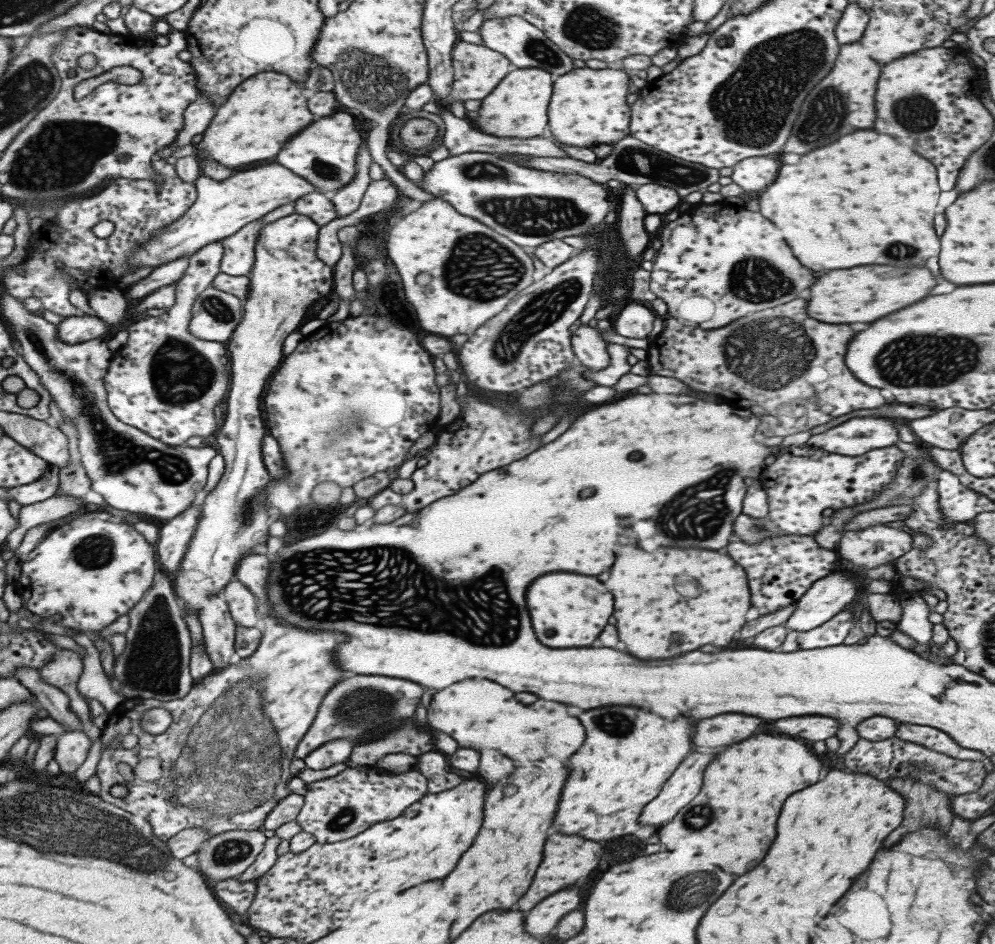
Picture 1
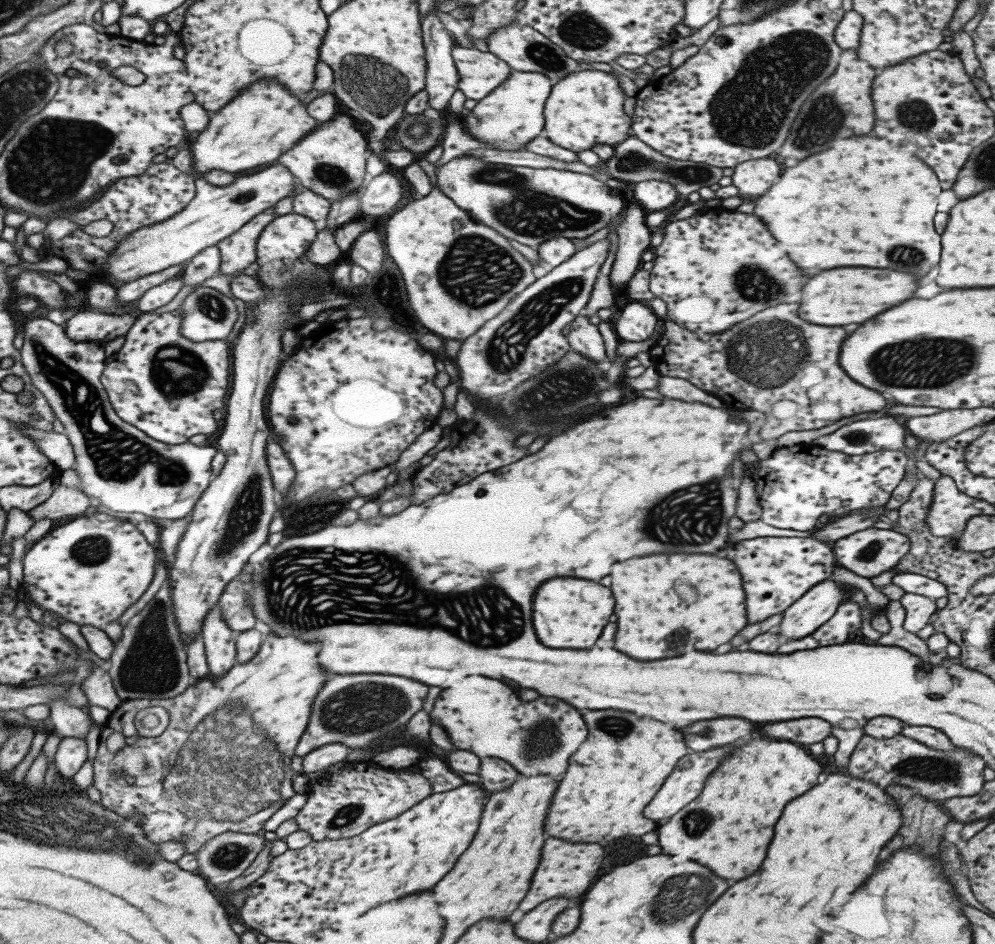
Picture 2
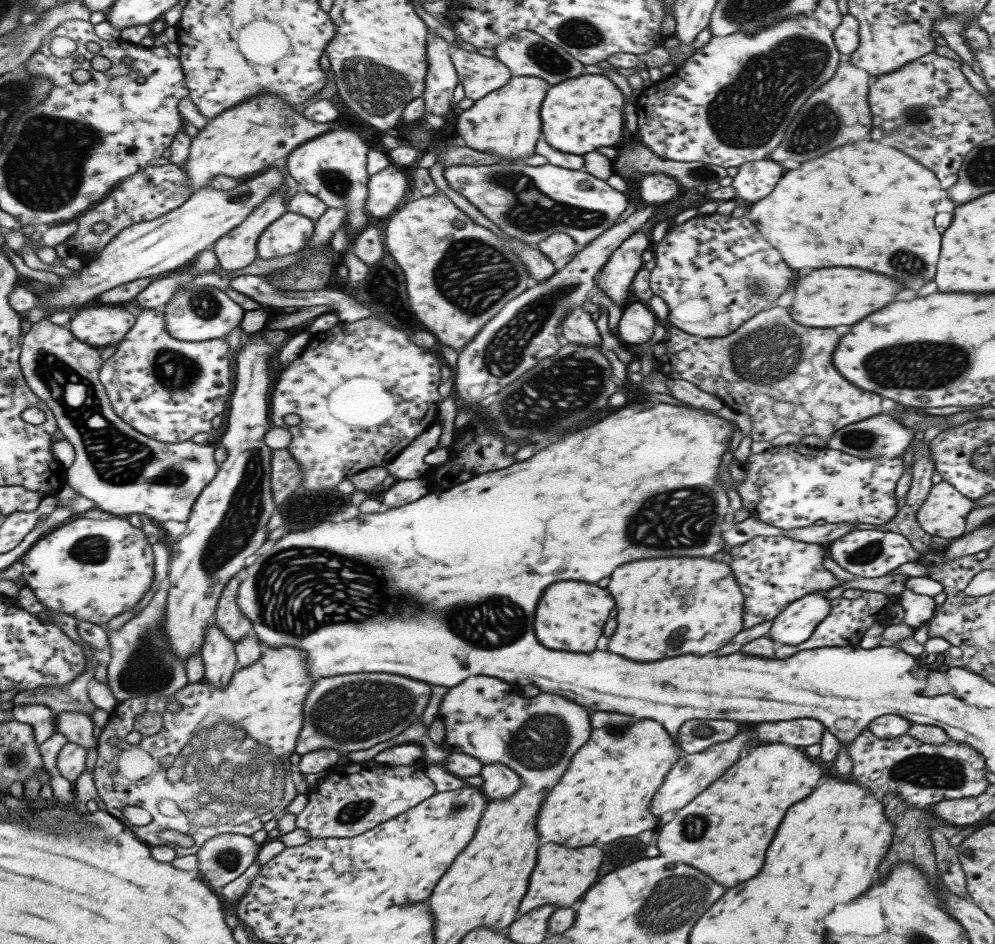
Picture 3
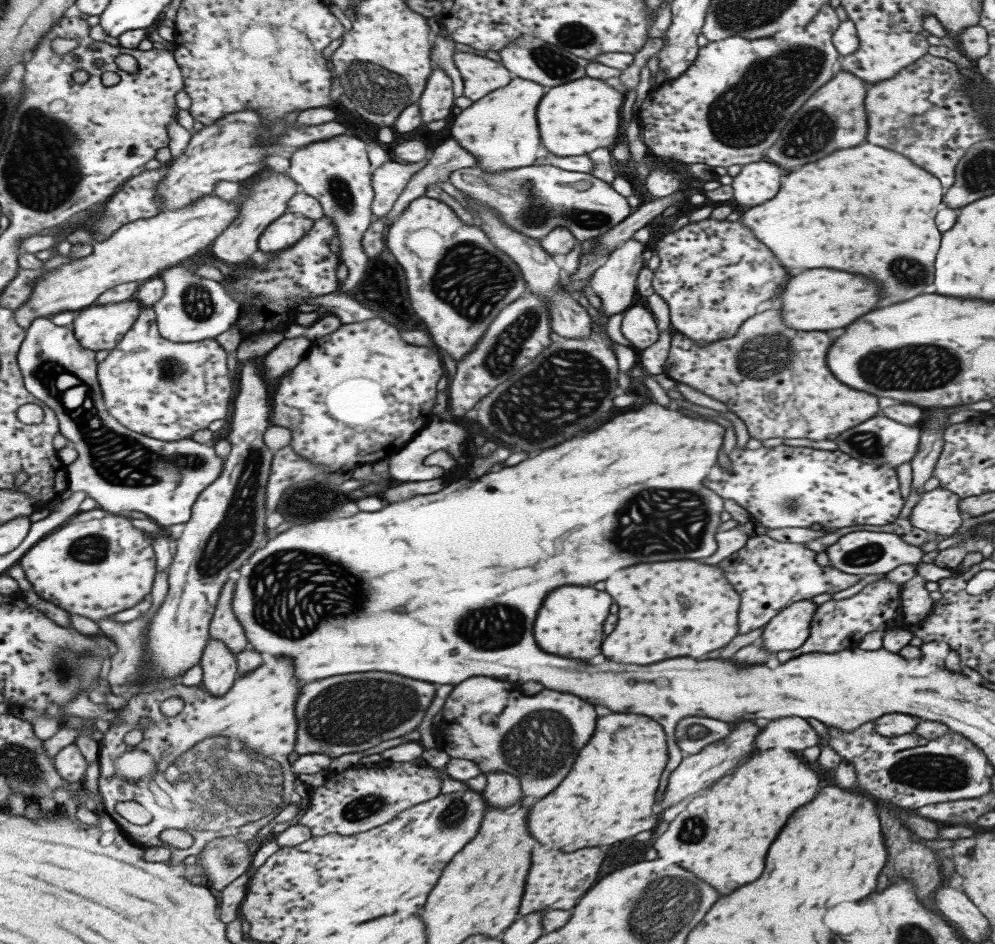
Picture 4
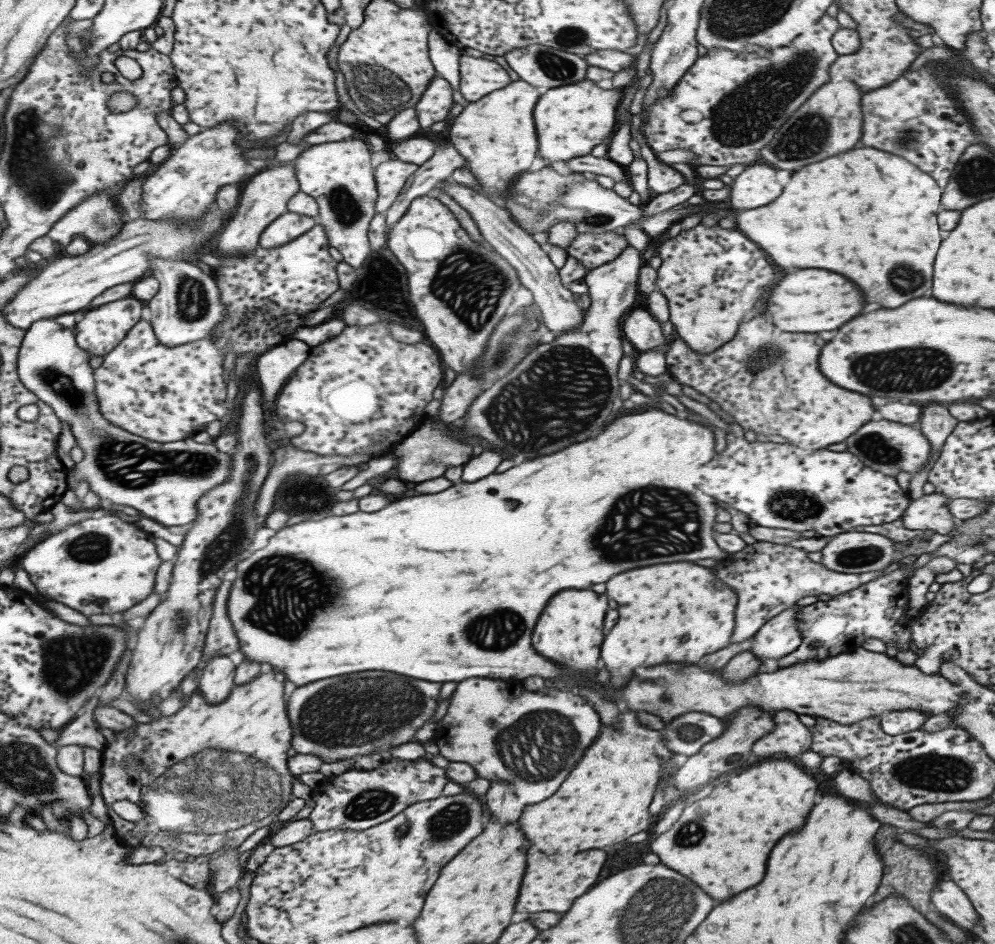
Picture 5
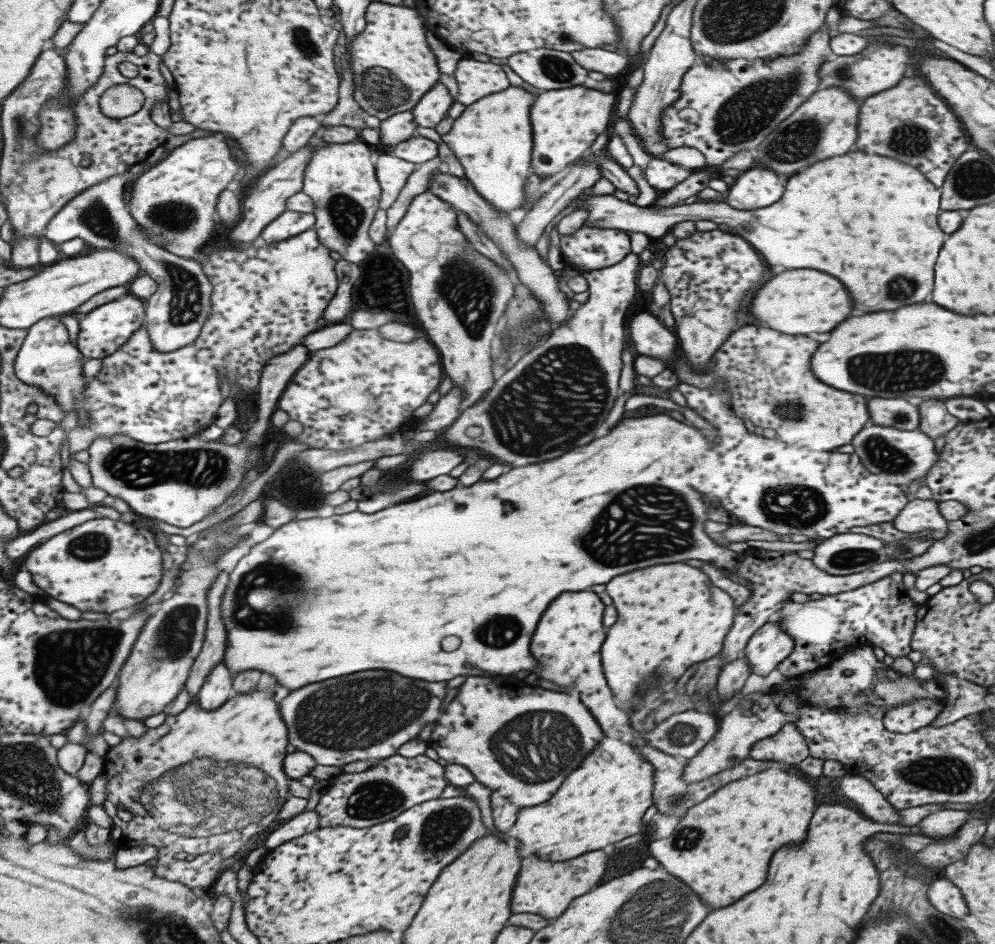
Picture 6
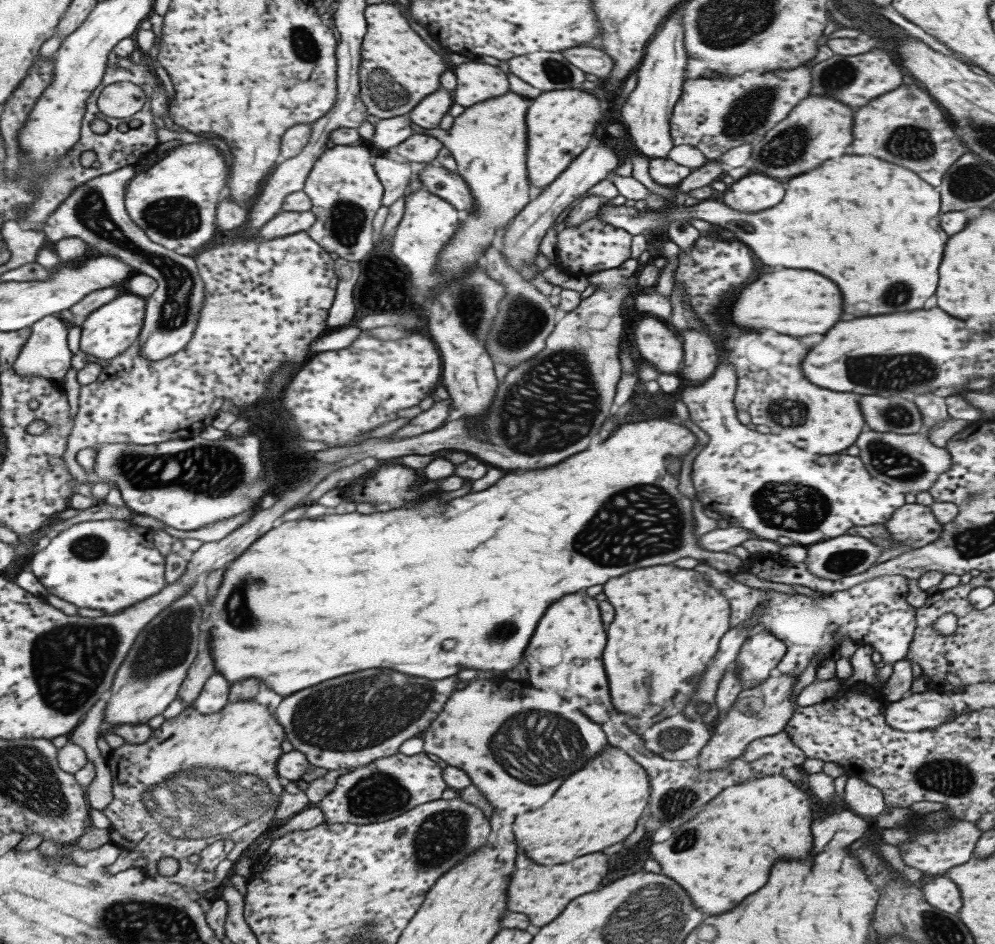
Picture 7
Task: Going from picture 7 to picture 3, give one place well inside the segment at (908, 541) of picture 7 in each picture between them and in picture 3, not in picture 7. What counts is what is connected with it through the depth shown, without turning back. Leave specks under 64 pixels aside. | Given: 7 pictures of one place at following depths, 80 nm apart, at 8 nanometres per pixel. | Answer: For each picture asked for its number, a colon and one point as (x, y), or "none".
3: (943, 513)
4: (937, 511)
5: (930, 511)
6: (917, 515)

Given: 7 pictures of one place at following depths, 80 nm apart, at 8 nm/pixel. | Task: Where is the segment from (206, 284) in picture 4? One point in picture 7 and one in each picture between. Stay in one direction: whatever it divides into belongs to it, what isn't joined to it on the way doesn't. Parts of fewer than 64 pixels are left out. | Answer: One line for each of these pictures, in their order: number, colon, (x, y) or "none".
5: (186, 308)
6: (173, 316)
7: (93, 212)

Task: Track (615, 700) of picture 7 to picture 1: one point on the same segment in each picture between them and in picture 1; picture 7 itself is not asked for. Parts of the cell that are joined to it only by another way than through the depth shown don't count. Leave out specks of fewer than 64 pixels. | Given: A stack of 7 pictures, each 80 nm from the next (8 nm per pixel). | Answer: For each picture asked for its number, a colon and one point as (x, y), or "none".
1: (653, 620)
2: (672, 603)
3: (668, 606)
4: (686, 608)
5: (677, 612)
6: (669, 616)

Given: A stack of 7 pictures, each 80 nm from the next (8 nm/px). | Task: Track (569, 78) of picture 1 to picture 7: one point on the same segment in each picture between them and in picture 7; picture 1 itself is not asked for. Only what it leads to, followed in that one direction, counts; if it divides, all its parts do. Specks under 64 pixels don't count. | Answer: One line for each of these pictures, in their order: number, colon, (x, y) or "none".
2: (585, 108)
3: (581, 114)
4: (574, 119)
5: (569, 121)
6: (564, 123)
7: (560, 124)

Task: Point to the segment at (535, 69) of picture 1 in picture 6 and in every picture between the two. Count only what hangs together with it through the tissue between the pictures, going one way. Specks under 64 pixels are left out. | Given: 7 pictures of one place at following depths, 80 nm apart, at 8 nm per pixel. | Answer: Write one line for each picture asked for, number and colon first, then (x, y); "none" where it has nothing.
2: (511, 115)
3: (505, 123)
4: (500, 129)
5: (495, 135)
6: (491, 139)

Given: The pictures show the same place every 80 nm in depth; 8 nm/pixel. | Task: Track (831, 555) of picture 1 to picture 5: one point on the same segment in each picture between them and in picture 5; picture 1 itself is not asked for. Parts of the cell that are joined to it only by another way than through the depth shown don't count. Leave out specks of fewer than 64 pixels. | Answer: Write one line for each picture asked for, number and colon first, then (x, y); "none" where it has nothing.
2: (775, 572)
3: (771, 572)
4: (768, 576)
5: (767, 578)

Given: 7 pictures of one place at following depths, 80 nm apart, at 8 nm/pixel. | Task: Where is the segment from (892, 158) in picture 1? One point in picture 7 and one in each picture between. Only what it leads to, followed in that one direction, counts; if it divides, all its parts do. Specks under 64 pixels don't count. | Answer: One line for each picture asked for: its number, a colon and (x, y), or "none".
2: (865, 202)
3: (867, 206)
4: (867, 210)
5: (870, 216)
6: (858, 217)
7: (870, 226)

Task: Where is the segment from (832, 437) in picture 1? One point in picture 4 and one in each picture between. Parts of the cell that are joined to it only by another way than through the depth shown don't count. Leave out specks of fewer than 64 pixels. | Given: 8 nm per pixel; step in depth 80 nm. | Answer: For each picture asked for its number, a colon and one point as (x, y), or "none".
2: (862, 436)
3: (881, 436)
4: (880, 441)

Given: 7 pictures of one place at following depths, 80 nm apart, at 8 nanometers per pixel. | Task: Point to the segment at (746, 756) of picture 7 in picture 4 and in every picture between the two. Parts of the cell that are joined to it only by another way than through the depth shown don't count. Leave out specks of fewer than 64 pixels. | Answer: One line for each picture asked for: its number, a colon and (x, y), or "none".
4: (794, 734)
5: (790, 737)
6: (786, 745)

